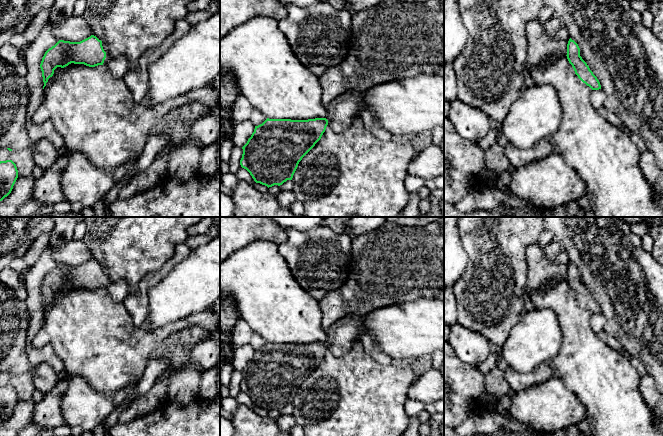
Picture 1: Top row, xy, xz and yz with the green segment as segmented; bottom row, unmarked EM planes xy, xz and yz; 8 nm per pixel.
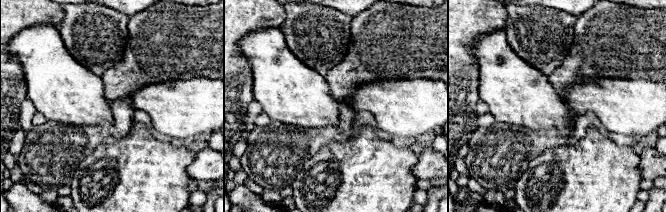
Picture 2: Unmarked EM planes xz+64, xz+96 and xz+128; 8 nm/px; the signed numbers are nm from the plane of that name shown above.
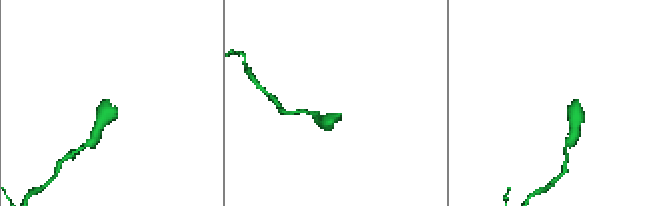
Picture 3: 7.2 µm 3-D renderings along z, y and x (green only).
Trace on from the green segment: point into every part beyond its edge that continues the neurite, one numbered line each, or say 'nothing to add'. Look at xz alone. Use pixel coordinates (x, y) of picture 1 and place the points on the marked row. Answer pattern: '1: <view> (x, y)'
1: xz (340, 112)

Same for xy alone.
1: xy (118, 66)

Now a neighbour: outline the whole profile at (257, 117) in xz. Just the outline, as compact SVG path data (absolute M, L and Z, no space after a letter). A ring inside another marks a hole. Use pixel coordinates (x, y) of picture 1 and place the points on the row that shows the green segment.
M254 108L249 120L254 124L254 126L258 126L266 119L267 117L260 110Z

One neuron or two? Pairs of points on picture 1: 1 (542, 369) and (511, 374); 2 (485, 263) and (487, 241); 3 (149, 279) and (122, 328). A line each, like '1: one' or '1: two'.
1: one
2: one
3: two

